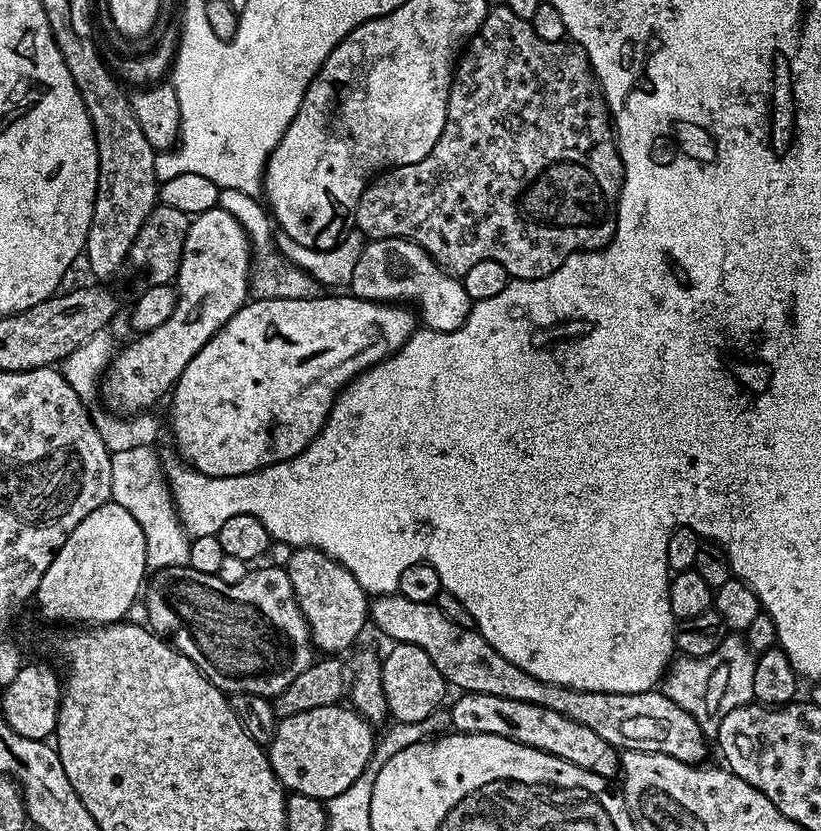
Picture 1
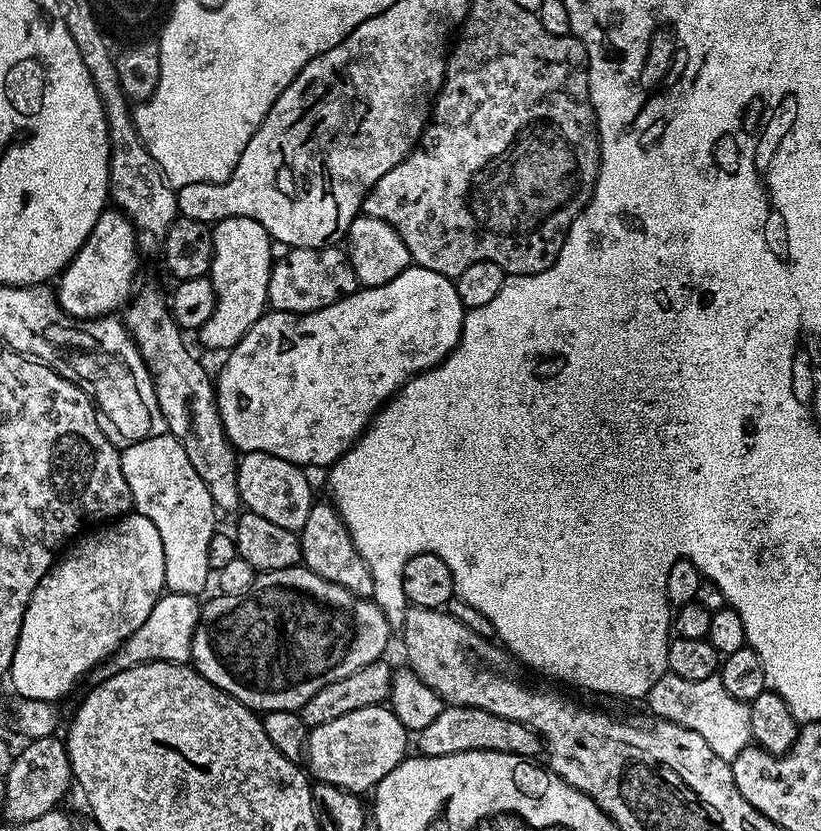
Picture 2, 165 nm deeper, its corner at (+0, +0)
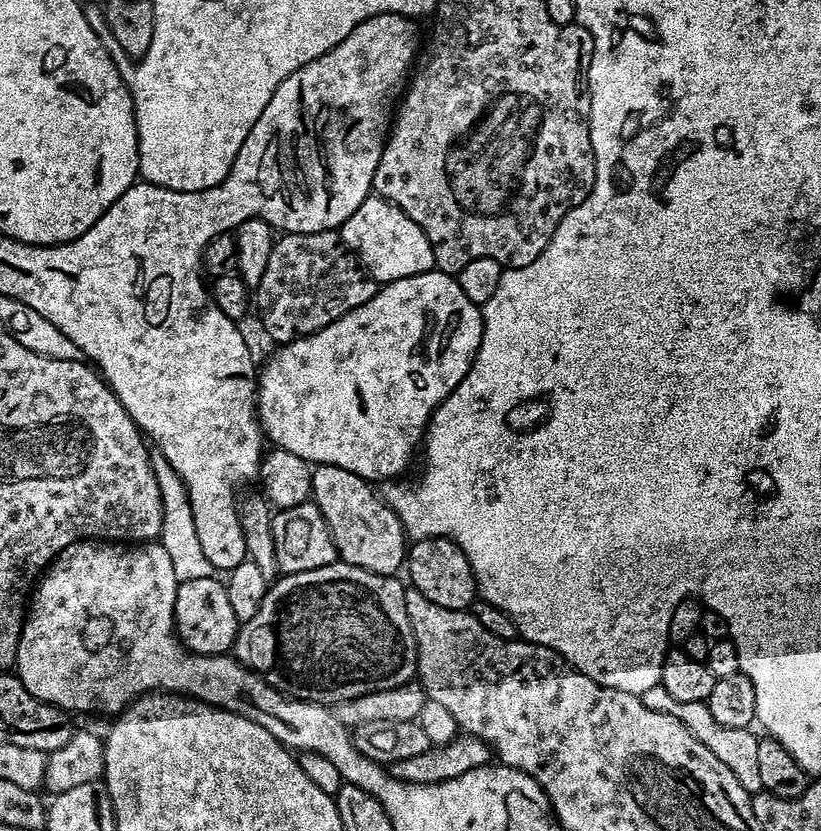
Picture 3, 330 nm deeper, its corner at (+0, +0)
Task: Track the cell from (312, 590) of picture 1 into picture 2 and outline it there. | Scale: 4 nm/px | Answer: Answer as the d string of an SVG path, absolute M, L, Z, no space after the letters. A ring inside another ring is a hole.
M331 502L313 503L306 524L298 535L303 567L309 568L314 574L318 574L338 586L348 588L355 596L371 597L374 590L374 578L370 574L366 562L358 554L342 518L336 512L335 504Z

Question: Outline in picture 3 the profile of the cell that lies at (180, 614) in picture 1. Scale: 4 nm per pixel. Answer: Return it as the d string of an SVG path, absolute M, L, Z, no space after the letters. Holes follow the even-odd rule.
M343 562L318 566L316 572L302 570L299 574L284 574L273 579L262 598L262 606L258 606L258 614L254 618L243 621L239 625L234 655L244 667L262 677L272 688L293 700L311 700L314 704L335 706L342 700L358 698L362 694L370 694L374 690L390 690L394 686L413 683L416 676L416 639L410 626L410 618L406 615L405 585L399 584L396 576L374 574L370 570L362 570L358 566L350 566Z

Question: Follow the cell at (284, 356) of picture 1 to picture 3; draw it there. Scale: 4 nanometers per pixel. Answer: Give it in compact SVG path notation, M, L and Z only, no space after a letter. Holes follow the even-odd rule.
M433 270L414 274L410 278L398 278L394 282L377 287L376 292L365 304L342 314L342 318L330 322L330 326L314 334L279 345L275 349L277 352L262 364L258 372L258 415L261 429L271 443L273 440L272 444L277 449L296 454L311 466L342 466L342 470L350 470L350 474L358 474L369 482L395 481L403 477L400 475L407 470L408 463L412 460L412 451L421 447L432 411L456 389L458 382L462 382L462 378L466 378L466 374L471 370L472 359L476 357L483 333L484 314L481 305L470 302L470 298L462 294L462 286L455 275Z

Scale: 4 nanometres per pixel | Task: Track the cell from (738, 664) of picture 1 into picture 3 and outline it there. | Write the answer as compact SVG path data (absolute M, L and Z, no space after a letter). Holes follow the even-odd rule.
M660 683L650 686L650 690L646 690L639 698L649 710L658 710L662 714L670 714L678 718L678 722L682 722L682 726L686 726L686 730L690 730L690 734L694 734L694 738L698 738L698 742L702 742L702 746L706 746L706 750L714 754L714 758L721 760L733 772L734 778L742 782L742 786L748 793L755 794L763 789L757 763L759 739L757 734L752 733L751 727L722 726L722 722L717 722L714 714L710 714L707 703L678 702L678 698L666 694L666 690Z

